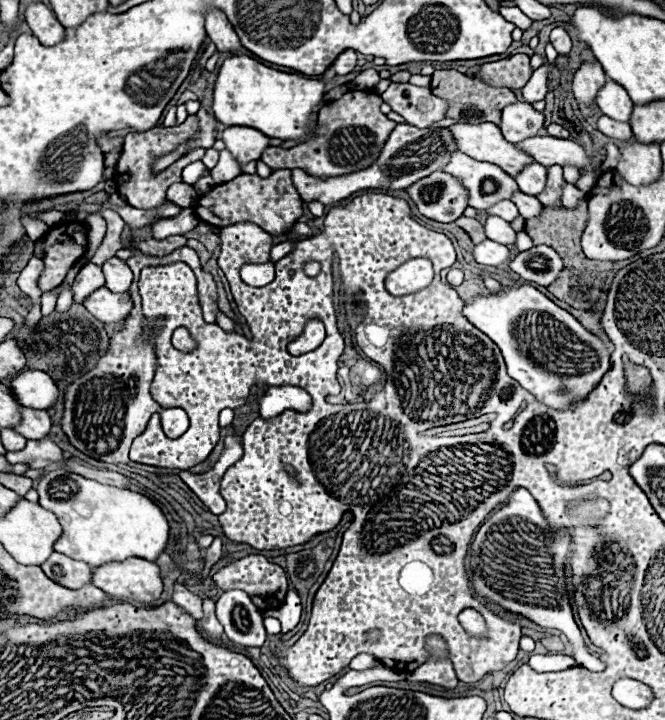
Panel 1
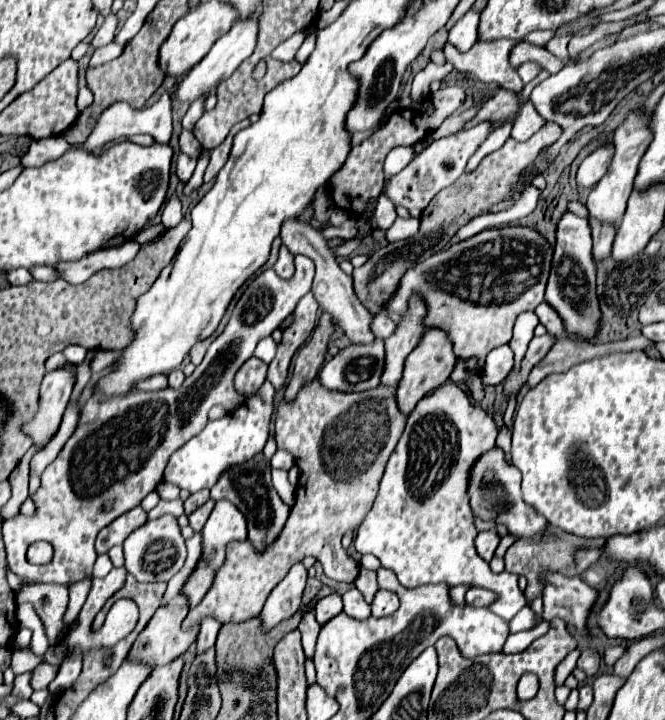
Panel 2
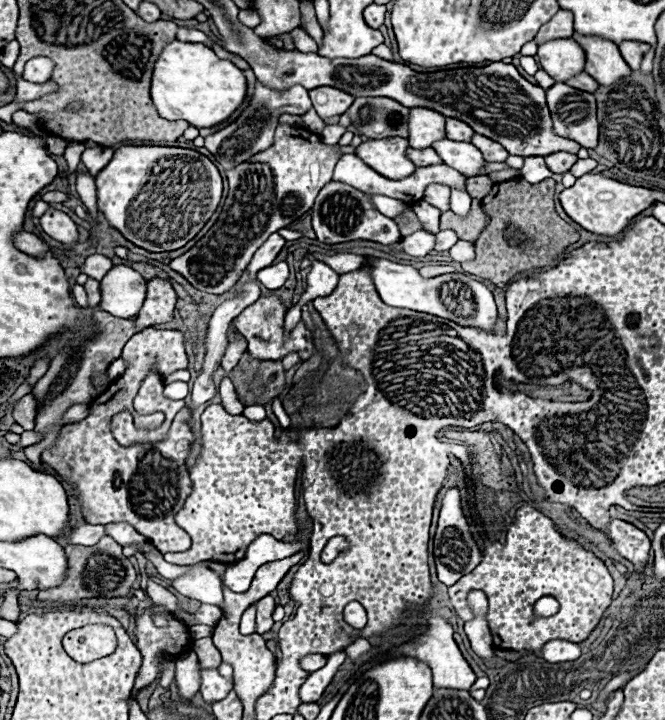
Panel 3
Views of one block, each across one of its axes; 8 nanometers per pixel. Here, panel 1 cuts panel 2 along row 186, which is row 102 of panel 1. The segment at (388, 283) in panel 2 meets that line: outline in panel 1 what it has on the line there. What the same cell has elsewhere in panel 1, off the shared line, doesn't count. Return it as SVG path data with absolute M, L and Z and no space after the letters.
M436 70L432 78L434 78L434 84L430 82L430 88L434 90L436 96L446 98L446 102L448 102L446 118L452 118L452 120L458 120L458 122L470 122L470 124L474 124L474 122L494 122L494 124L498 124L502 108L506 104L516 102L516 96L514 96L512 90L486 86L486 82L472 78L472 76L466 76L466 74L460 74L458 70Z

